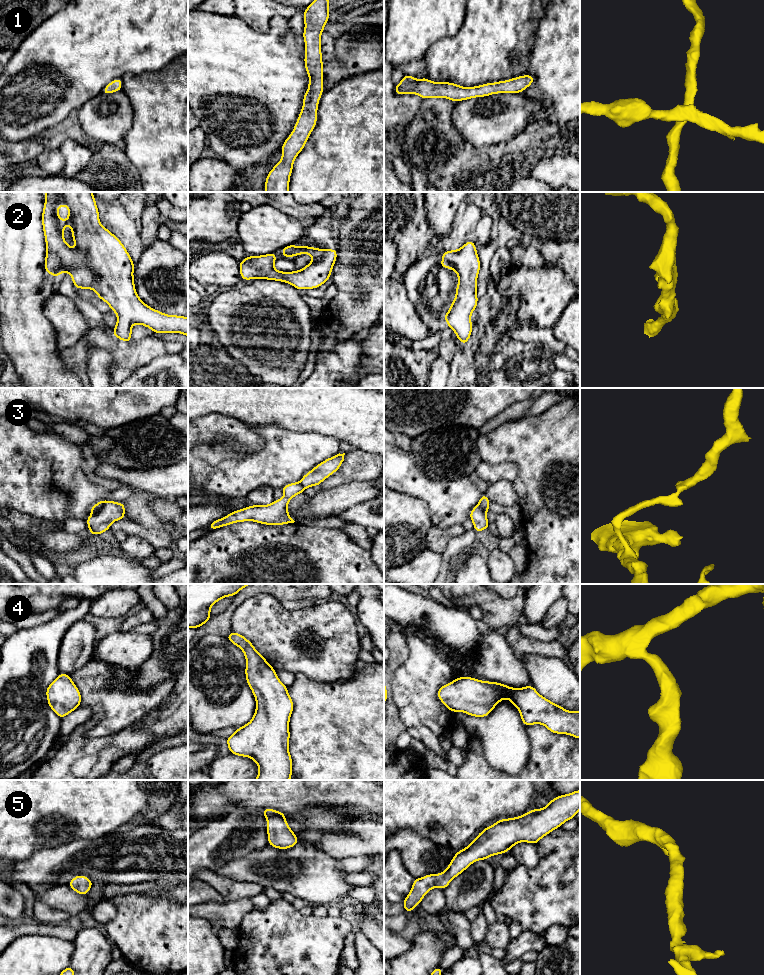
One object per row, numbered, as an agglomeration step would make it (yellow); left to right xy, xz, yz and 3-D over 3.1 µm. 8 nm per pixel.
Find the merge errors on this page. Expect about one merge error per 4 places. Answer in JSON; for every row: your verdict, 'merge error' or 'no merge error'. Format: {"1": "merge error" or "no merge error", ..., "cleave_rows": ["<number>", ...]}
{"1": "no merge error", "2": "no merge error", "3": "merge error", "4": "no merge error", "5": "no merge error", "cleave_rows": ["3"]}

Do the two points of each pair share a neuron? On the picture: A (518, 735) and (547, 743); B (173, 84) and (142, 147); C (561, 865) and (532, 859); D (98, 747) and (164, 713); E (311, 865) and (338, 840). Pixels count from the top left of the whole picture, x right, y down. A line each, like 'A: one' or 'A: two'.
A: two
B: one
C: two
D: one
E: two

